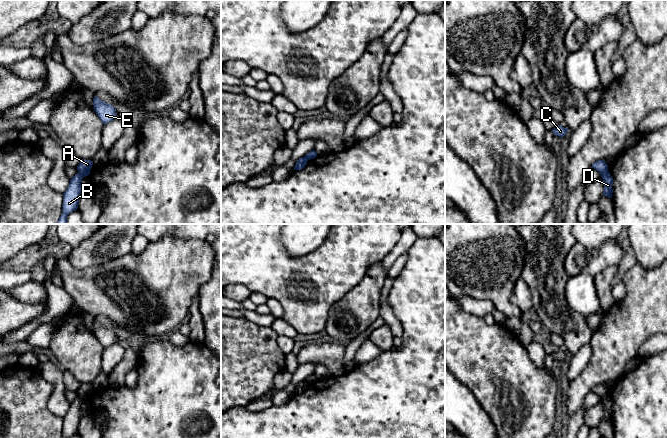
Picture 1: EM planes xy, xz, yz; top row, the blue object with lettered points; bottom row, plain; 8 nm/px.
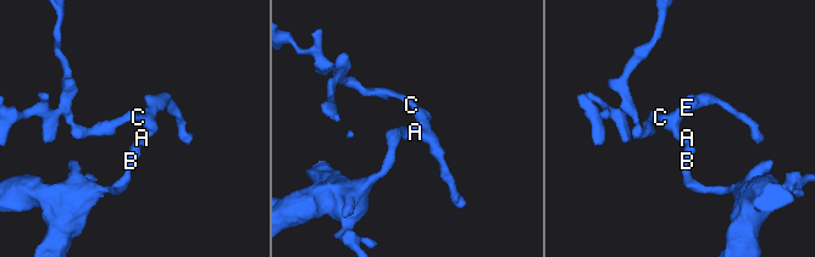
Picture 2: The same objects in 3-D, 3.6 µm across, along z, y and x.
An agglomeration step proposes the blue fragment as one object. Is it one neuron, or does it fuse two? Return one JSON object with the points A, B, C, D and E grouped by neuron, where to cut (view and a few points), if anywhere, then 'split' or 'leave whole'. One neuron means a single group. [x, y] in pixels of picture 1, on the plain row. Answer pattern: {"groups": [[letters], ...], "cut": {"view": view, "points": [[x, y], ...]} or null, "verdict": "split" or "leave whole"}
{"groups": [["A", "C", "E"], ["B", "D"]], "cut": {"view": "yz", "points": [[607, 394], [601, 400]]}, "verdict": "split"}

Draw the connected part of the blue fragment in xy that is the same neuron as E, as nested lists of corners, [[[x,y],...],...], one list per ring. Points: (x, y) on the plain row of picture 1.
[[[96,319],[93,323],[93,329],[93,333],[102,345],[103,349],[116,343],[116,333],[111,328],[100,324]]]

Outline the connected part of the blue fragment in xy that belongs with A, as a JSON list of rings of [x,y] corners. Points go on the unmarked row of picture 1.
[[[83,383],[77,390],[77,394],[80,398],[82,398],[84,401],[88,400],[90,398],[90,394],[92,392],[93,385]]]

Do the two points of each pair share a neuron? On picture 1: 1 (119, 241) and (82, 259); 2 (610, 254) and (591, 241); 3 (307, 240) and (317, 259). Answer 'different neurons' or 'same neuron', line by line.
1: same neuron
2: different neurons
3: different neurons

